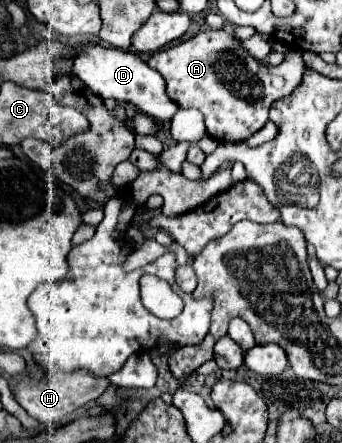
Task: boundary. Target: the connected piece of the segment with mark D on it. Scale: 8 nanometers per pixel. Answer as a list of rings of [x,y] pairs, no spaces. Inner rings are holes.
[[[84,44],[84,54],[80,54],[74,62],[76,74],[96,96],[100,98],[116,98],[134,104],[144,114],[156,118],[160,124],[170,122],[172,114],[178,110],[178,106],[168,98],[164,78],[146,64],[144,58],[140,58],[136,52],[128,50],[116,50],[116,48],[104,48],[100,44]]]

